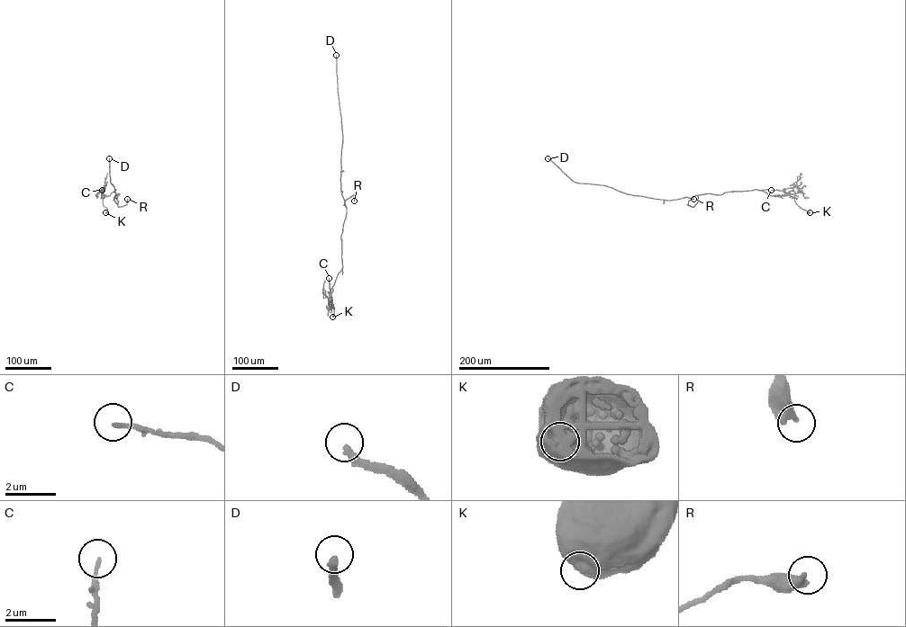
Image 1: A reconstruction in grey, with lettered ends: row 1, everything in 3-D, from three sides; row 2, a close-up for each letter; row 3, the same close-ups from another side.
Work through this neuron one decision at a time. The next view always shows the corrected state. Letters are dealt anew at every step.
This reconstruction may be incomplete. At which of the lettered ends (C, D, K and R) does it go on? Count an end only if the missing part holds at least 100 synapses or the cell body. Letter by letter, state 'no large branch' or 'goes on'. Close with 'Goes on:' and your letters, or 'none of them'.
C: no large branch
D: goes on
K: no large branch
R: no large branch
Goes on: D

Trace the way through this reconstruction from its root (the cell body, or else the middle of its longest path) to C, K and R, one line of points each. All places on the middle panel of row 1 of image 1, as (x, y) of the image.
C: (341, 192), (347, 210), (340, 237), (342, 268), (329, 298), (329, 278)
K: (341, 192), (347, 211), (340, 237), (342, 268), (330, 292), (328, 302), (334, 309), (332, 317)
R: (341, 192), (343, 205), (353, 195), (354, 201)

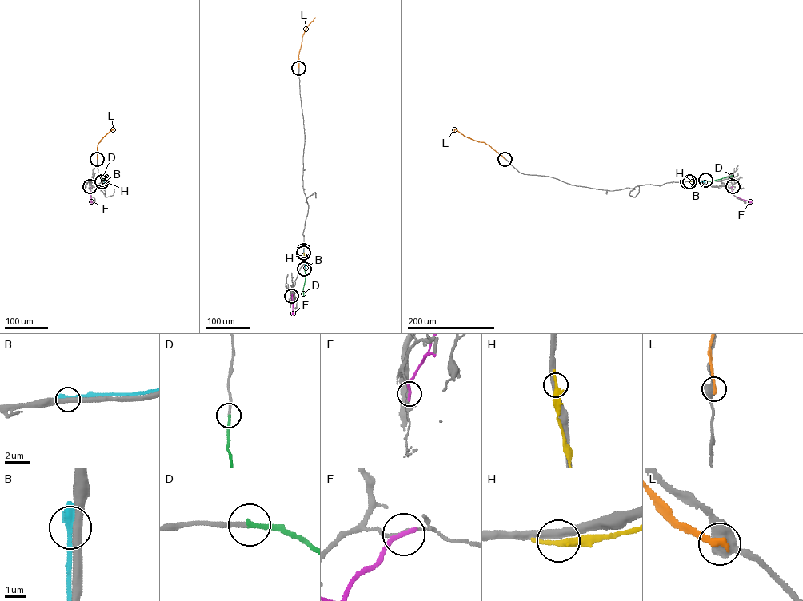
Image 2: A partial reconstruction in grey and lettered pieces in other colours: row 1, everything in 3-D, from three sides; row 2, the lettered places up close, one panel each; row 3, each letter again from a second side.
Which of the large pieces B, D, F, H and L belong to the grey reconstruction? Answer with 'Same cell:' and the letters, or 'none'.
Same cell: D

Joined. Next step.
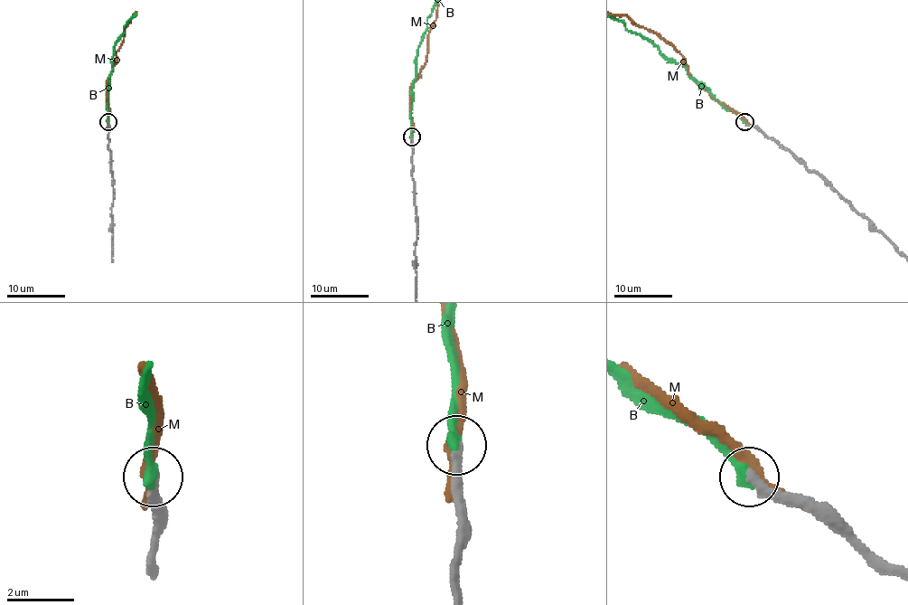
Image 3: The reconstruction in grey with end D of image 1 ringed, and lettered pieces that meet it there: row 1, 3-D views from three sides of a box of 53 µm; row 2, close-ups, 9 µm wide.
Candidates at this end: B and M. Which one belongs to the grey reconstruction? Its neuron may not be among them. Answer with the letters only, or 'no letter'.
B

